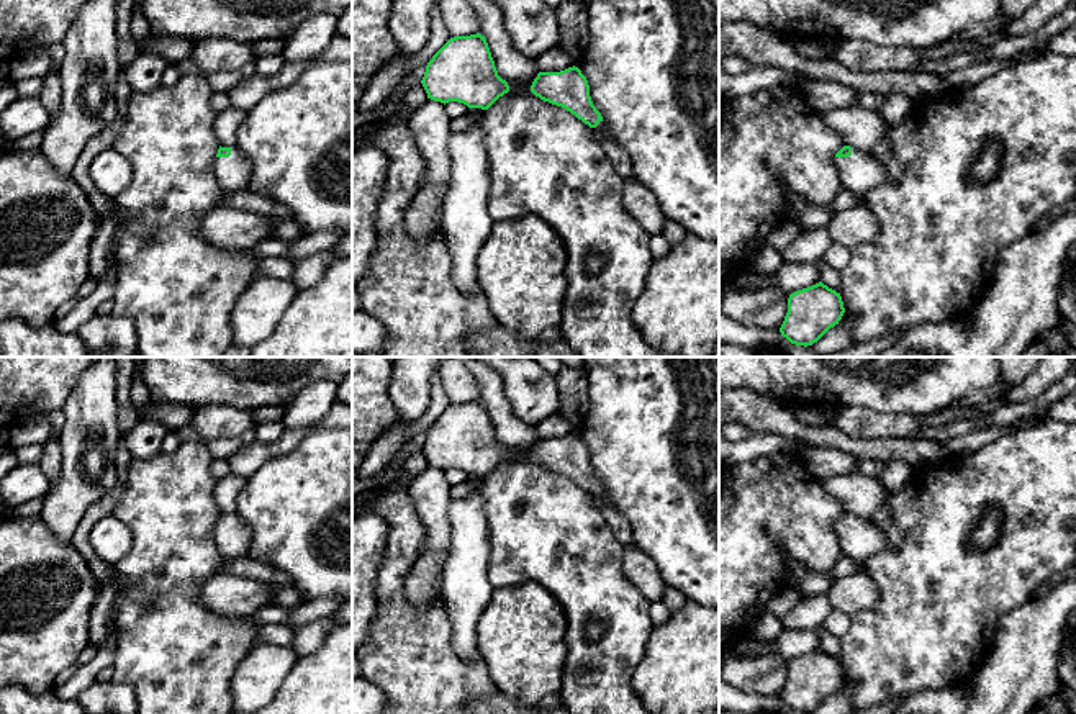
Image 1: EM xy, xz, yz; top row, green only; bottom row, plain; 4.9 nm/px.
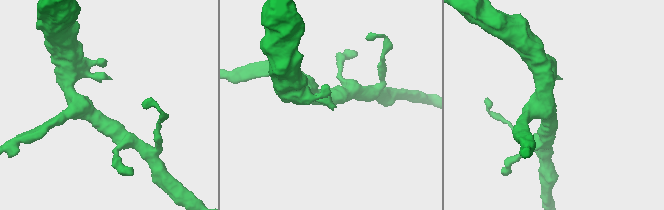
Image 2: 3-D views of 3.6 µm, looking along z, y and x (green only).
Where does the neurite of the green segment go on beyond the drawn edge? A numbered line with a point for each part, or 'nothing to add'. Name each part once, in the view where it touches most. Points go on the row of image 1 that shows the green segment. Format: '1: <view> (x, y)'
1: yz (860, 172)

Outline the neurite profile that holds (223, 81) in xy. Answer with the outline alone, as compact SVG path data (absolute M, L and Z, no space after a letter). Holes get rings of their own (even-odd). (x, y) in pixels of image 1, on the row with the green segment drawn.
M219 70L208 75L208 82L213 92L224 92L228 93L234 88L244 77L247 75L246 70Z

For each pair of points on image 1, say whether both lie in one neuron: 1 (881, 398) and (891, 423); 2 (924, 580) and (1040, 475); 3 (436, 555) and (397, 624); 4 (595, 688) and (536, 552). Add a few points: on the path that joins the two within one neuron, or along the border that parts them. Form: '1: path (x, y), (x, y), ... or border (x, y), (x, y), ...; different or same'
1: border (849, 405), (885, 413), (924, 415); different
2: path (958, 546), (980, 501), (1006, 498); same
3: border (413, 564), (406, 578), (406, 598), (424, 610); different
4: path (592, 654), (580, 641), (580, 596), (570, 587); same

